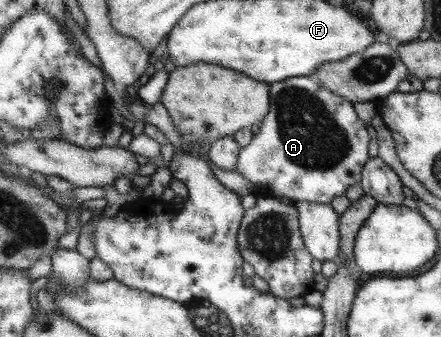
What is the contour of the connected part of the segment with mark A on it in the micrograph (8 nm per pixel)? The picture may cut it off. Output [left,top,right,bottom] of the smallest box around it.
[235,76,370,204]

